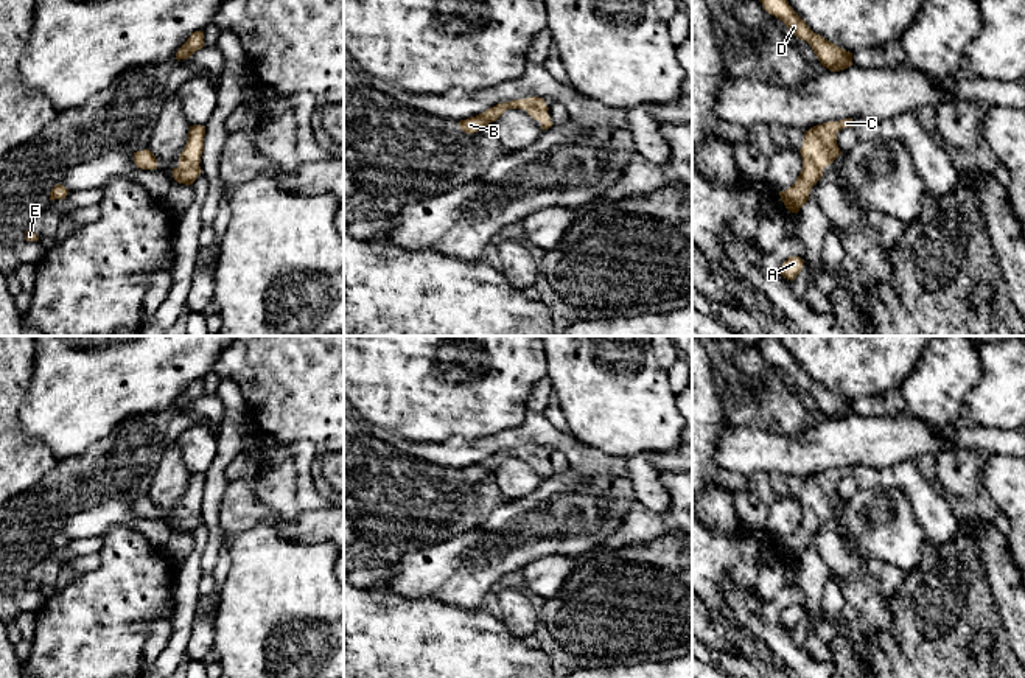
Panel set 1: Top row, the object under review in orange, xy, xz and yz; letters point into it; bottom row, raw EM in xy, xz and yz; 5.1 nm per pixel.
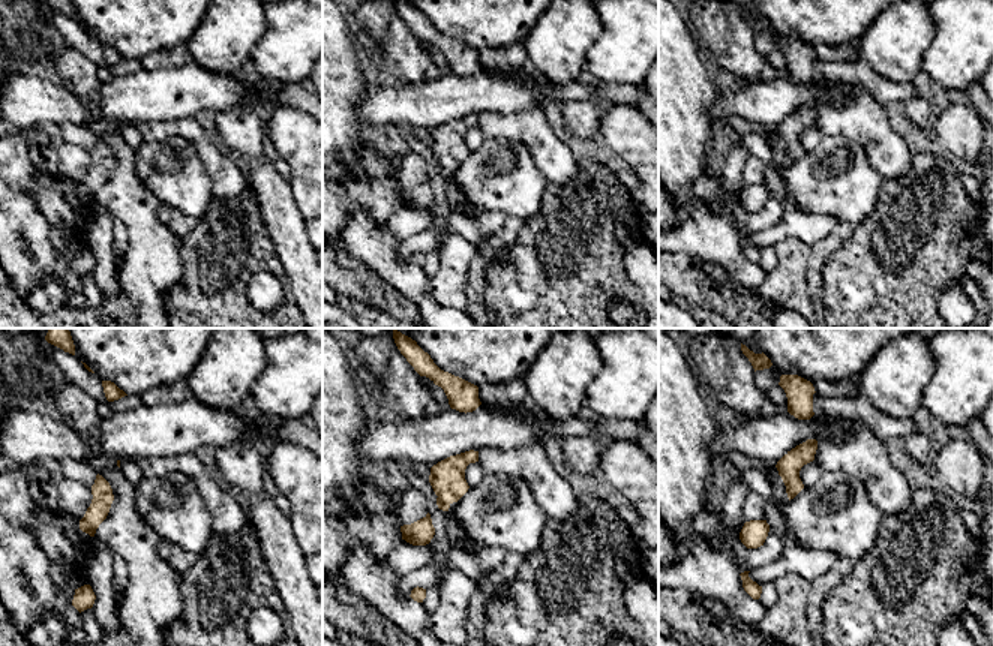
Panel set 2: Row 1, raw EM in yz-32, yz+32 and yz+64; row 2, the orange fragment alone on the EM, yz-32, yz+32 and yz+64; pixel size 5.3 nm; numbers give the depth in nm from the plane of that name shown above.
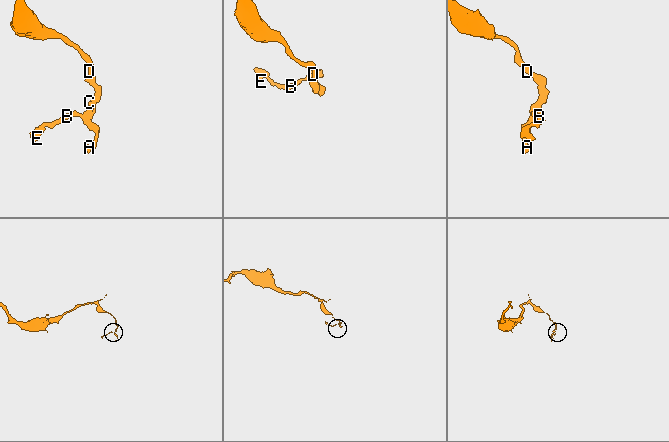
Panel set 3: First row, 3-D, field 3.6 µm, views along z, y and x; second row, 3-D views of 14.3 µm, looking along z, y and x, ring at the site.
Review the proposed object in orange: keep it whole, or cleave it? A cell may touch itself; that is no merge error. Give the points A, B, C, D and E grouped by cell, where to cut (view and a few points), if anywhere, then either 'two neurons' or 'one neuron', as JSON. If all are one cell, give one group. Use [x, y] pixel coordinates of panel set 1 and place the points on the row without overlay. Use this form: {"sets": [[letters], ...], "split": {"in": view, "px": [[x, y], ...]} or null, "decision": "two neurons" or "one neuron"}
{"sets": [["A", "B", "C", "D", "E"]], "split": null, "decision": "one neuron"}

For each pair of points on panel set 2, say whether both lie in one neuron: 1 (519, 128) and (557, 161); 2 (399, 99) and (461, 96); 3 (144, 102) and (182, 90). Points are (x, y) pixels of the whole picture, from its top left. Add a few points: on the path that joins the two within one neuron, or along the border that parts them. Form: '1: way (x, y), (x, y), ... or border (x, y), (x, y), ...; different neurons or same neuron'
1: way (528, 135), (548, 152); same neuron
2: way (414, 99), (446, 99); same neuron
3: way (153, 95), (173, 93); same neuron

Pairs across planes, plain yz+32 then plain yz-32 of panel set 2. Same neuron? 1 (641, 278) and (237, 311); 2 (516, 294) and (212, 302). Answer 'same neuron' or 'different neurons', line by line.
1: different neurons
2: same neuron

